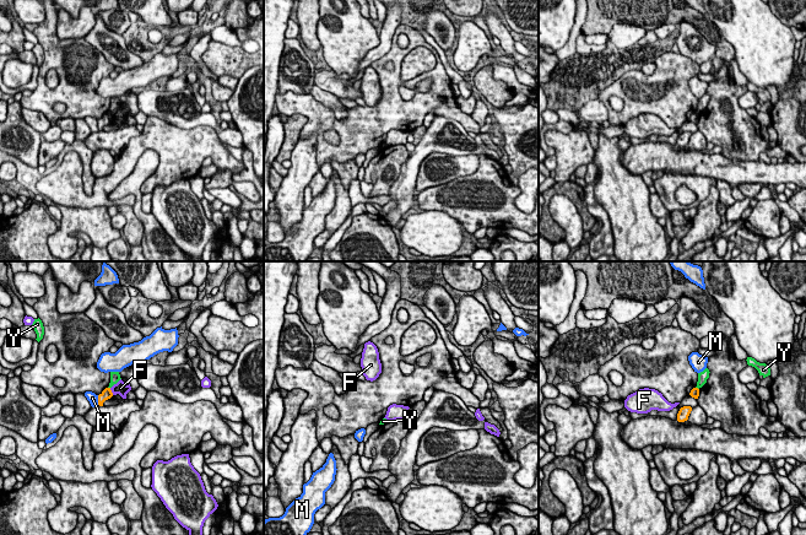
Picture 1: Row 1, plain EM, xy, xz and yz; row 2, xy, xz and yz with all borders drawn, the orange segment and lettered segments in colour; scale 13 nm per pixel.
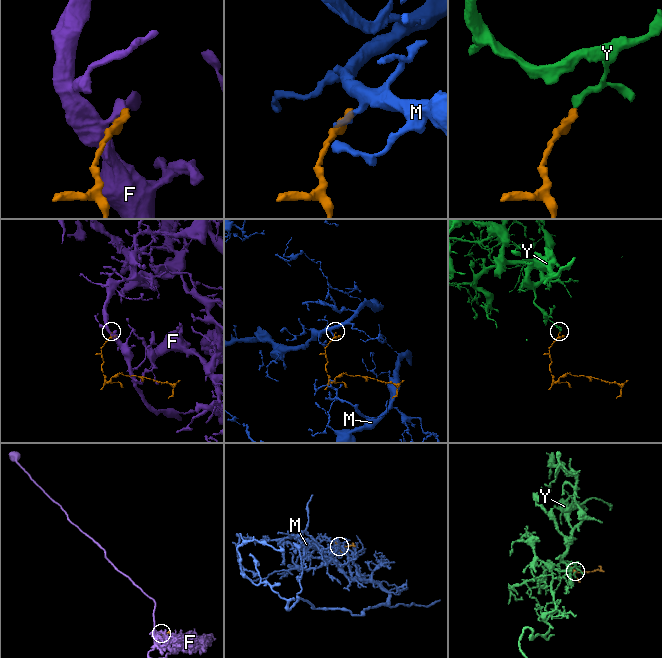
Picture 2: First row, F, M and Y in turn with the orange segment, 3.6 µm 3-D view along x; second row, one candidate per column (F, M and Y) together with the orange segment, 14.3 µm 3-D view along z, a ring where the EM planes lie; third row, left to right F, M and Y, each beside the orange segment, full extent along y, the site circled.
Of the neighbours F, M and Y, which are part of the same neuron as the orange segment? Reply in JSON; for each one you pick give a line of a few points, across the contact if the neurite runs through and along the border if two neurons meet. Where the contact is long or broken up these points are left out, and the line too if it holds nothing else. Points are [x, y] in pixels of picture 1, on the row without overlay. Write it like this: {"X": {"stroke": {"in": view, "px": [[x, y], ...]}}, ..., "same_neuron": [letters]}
{"same_neuron": []}

